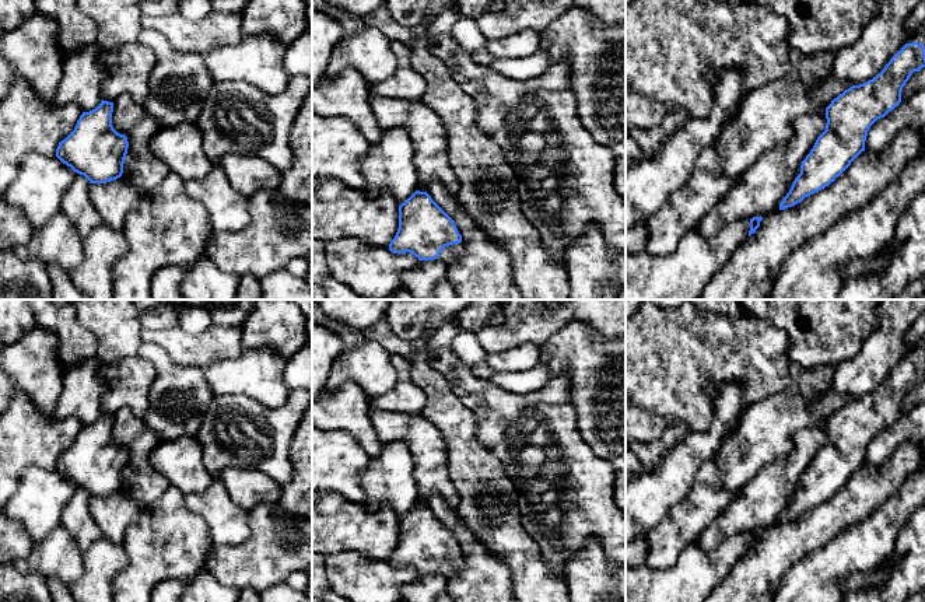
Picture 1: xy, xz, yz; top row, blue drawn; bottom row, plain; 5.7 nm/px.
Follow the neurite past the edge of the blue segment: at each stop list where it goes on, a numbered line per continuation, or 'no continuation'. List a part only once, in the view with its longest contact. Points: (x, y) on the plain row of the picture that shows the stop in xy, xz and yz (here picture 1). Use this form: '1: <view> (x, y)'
1: xz (451, 566)

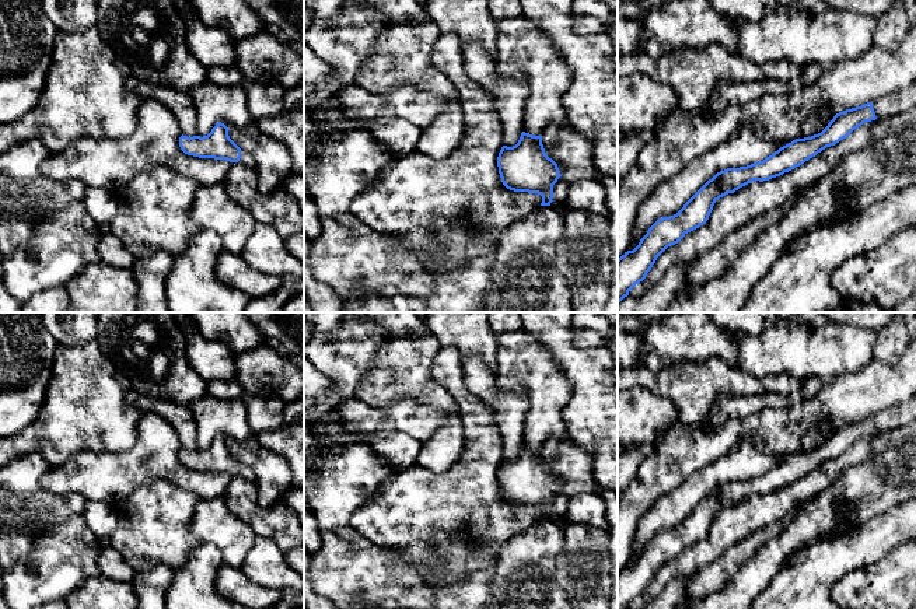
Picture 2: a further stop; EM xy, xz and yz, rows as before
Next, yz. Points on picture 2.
1: yz (902, 413)

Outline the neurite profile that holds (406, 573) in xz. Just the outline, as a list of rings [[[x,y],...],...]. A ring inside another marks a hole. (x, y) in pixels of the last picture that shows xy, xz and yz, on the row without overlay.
[[[308,431],[314,437],[315,448],[319,451],[304,461],[304,503],[318,522],[321,538],[321,550],[311,556],[310,563],[314,591],[329,599],[335,609],[431,609],[434,594],[419,575],[417,559],[399,549],[382,547],[368,540],[350,524],[352,514],[360,507],[361,501],[388,479],[395,468],[367,442],[332,441],[319,431]]]

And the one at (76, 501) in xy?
[[[39,454],[15,458],[0,468],[0,567],[3,571],[29,564],[35,539],[49,525],[83,514],[87,500],[76,493],[56,496],[43,490],[41,477],[49,463]]]

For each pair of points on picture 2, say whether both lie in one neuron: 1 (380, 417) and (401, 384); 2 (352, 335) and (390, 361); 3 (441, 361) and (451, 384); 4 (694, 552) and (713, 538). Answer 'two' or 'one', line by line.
1: two
2: two
3: one
4: one

